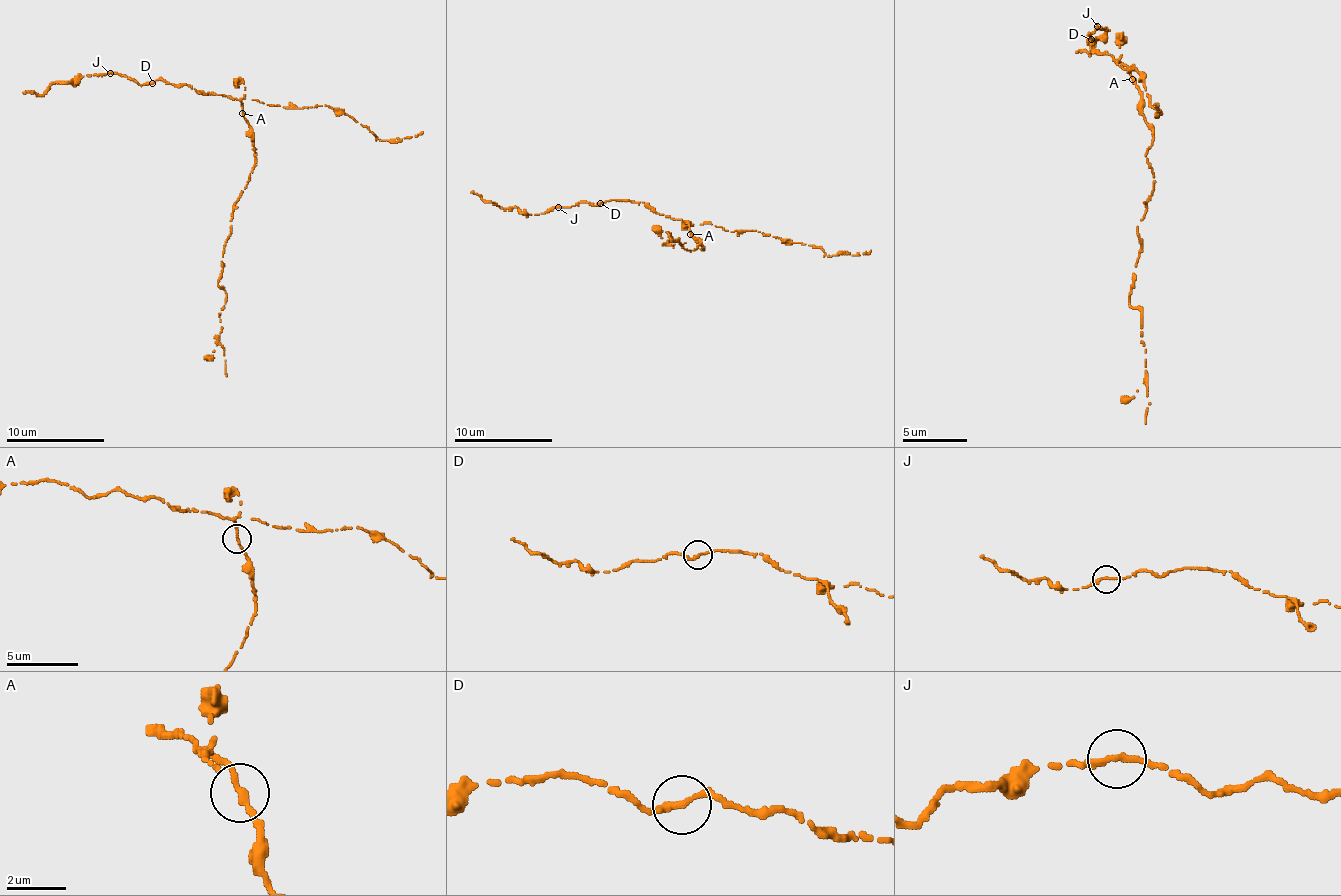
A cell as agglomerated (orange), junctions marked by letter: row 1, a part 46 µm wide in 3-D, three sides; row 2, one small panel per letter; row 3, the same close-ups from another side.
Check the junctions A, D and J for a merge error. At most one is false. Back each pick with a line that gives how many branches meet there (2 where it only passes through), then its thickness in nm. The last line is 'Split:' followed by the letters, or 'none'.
Split: none

